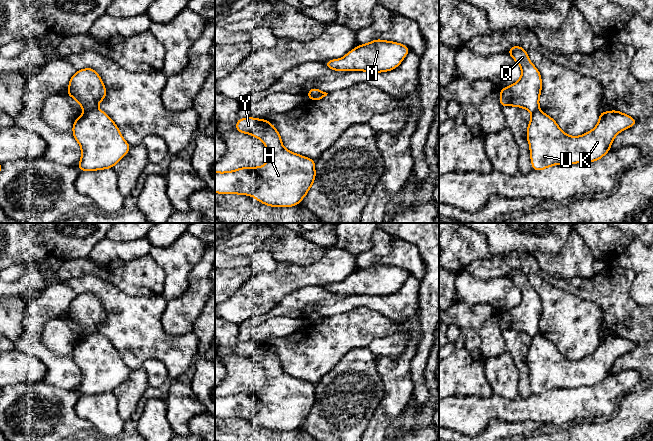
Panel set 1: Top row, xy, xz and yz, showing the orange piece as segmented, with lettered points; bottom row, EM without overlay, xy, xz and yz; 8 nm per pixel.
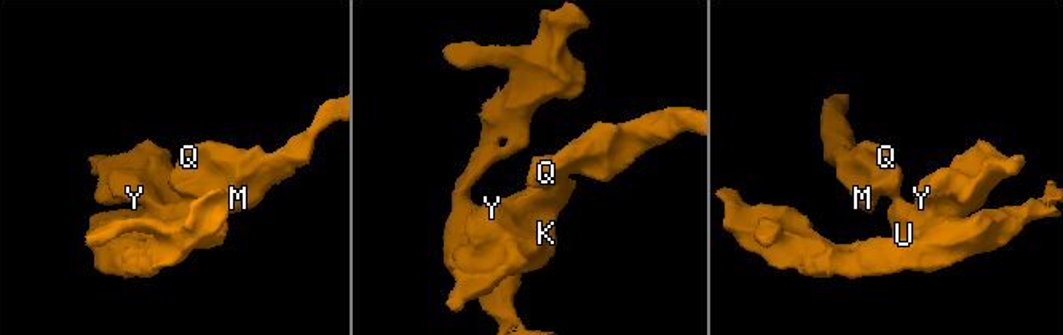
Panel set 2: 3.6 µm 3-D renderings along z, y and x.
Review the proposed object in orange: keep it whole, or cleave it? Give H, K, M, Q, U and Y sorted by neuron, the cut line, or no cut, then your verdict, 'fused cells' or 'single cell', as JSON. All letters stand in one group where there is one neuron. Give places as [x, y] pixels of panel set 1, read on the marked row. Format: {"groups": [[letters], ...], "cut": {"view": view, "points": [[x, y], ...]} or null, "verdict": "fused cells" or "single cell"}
{"groups": [["H", "K", "U", "Y"], ["M", "Q"]], "cut": {"view": "xy", "points": [[96, 108], [84, 112]]}, "verdict": "fused cells"}

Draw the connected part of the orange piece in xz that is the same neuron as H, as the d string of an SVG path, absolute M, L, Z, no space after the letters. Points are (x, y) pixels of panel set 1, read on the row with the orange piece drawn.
M252 117L238 119L236 130L260 139L266 146L268 160L262 167L243 167L228 172L215 171L215 192L219 194L250 195L259 202L273 207L298 205L315 180L315 160L285 149L279 132L264 119Z

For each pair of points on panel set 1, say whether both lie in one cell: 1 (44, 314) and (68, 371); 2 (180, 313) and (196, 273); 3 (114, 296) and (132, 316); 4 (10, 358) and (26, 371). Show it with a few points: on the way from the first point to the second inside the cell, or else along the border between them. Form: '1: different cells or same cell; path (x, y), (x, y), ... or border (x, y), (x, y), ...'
1: same cell; path (36, 329), (36, 344), (53, 361)
2: same cell; path (190, 303), (196, 295), (196, 283)
3: same cell; path (117, 301), (127, 311)
4: same cell; path (14, 362), (19, 367), (22, 367)

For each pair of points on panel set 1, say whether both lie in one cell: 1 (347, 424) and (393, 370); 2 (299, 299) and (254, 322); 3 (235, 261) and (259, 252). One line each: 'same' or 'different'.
1: different
2: same
3: different

